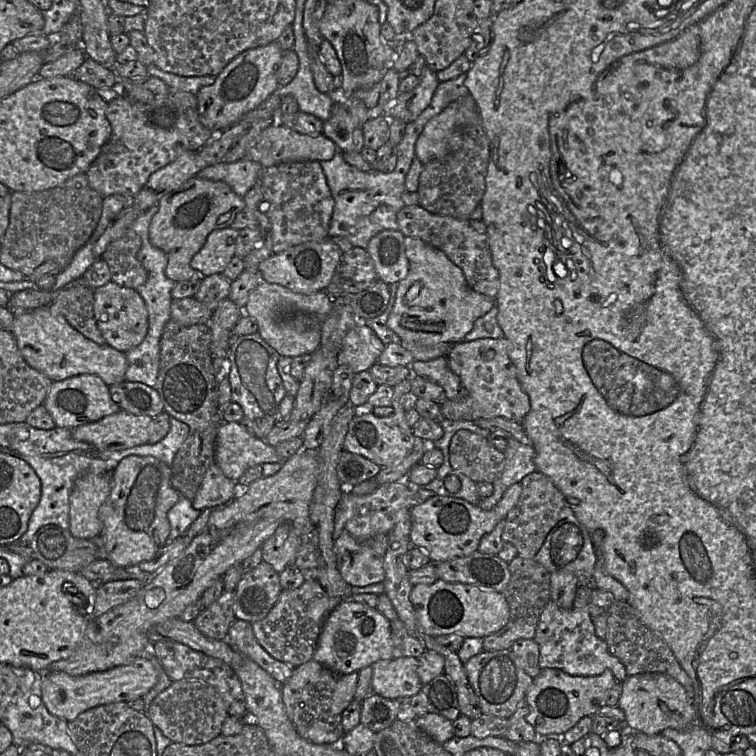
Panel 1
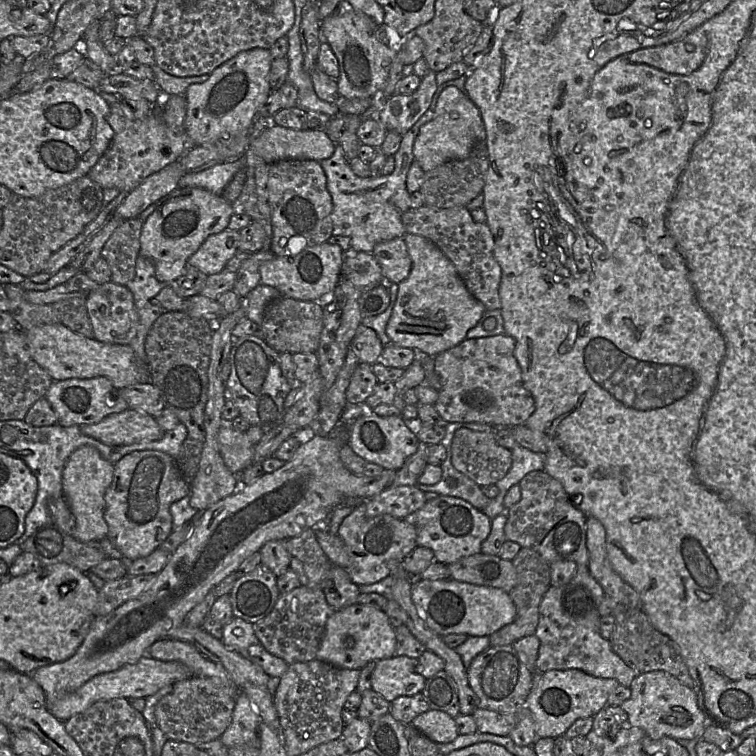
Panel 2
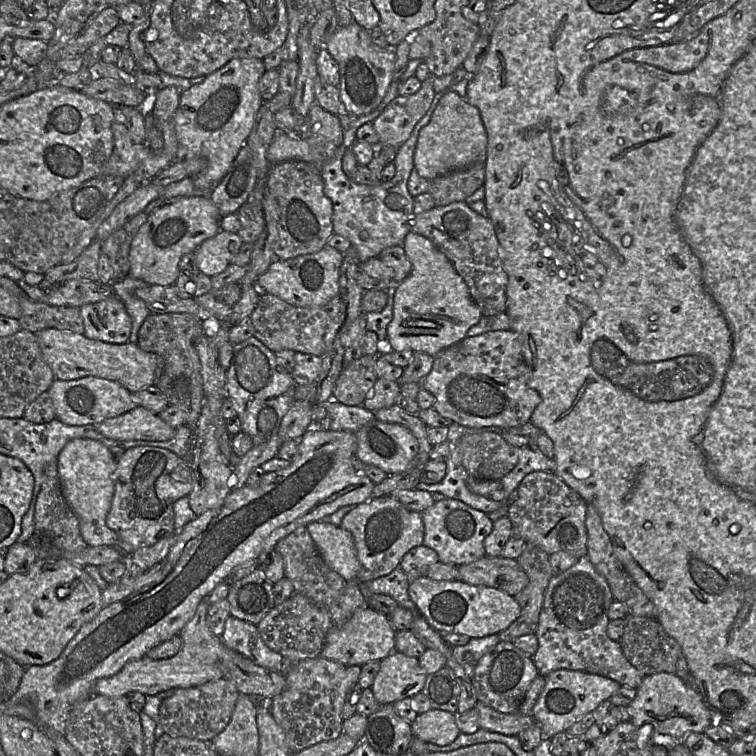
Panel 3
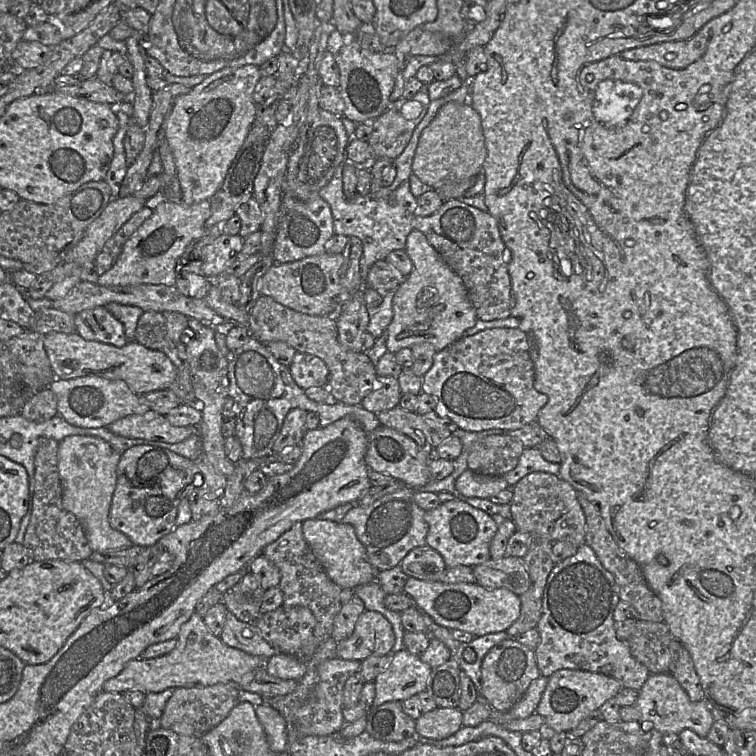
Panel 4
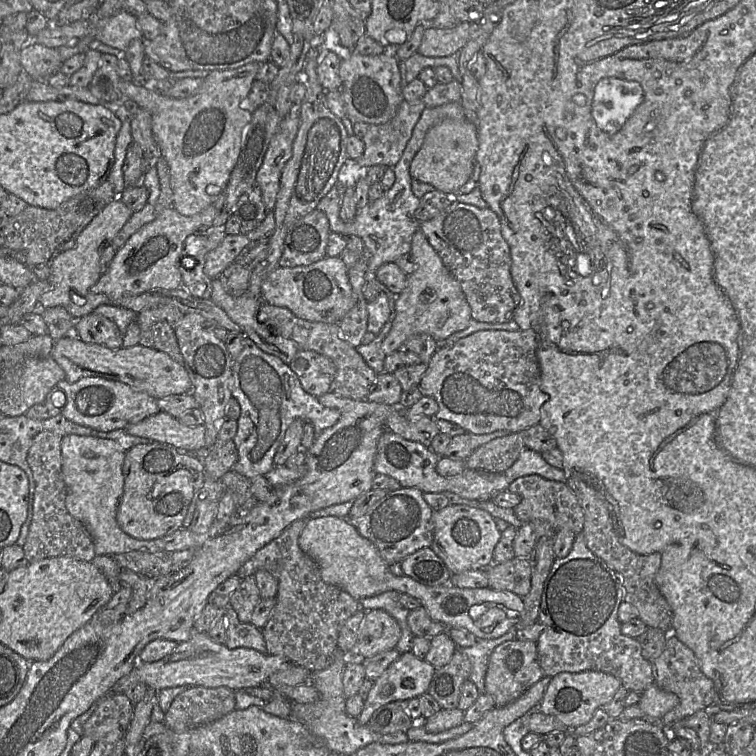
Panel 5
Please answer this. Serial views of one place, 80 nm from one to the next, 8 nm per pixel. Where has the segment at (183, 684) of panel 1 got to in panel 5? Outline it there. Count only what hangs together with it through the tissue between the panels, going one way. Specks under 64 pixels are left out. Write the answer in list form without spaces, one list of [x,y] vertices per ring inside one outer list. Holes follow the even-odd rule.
[[[188,687],[177,695],[163,723],[174,732],[184,732],[214,722],[235,709],[235,691],[227,687]]]

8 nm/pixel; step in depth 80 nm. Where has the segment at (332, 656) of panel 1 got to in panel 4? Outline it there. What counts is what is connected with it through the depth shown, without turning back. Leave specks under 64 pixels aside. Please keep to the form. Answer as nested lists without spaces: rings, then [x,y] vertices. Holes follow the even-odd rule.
[[[365,610],[350,637],[337,643],[336,657],[362,661],[392,653],[395,635],[390,622],[379,612]]]

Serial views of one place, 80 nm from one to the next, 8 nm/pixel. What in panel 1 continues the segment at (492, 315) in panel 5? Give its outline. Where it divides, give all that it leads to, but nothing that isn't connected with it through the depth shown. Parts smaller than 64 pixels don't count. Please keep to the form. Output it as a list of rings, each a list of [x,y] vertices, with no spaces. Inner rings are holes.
[[[419,204],[405,205],[397,213],[398,230],[404,236],[419,238],[430,246],[443,251],[446,256],[458,266],[466,279],[469,287],[491,299],[496,299],[500,275],[493,265],[492,254],[489,245],[488,236],[478,233],[474,230],[469,220],[460,220],[452,216],[434,214]]]

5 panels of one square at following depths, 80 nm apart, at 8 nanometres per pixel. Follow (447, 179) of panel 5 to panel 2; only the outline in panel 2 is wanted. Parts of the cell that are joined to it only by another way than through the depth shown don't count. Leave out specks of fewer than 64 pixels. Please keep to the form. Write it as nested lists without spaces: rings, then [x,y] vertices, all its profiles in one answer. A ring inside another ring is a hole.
[[[455,86],[440,94],[432,119],[424,124],[414,141],[413,155],[424,172],[452,160],[466,159],[478,143],[486,142],[486,130],[479,108]]]

